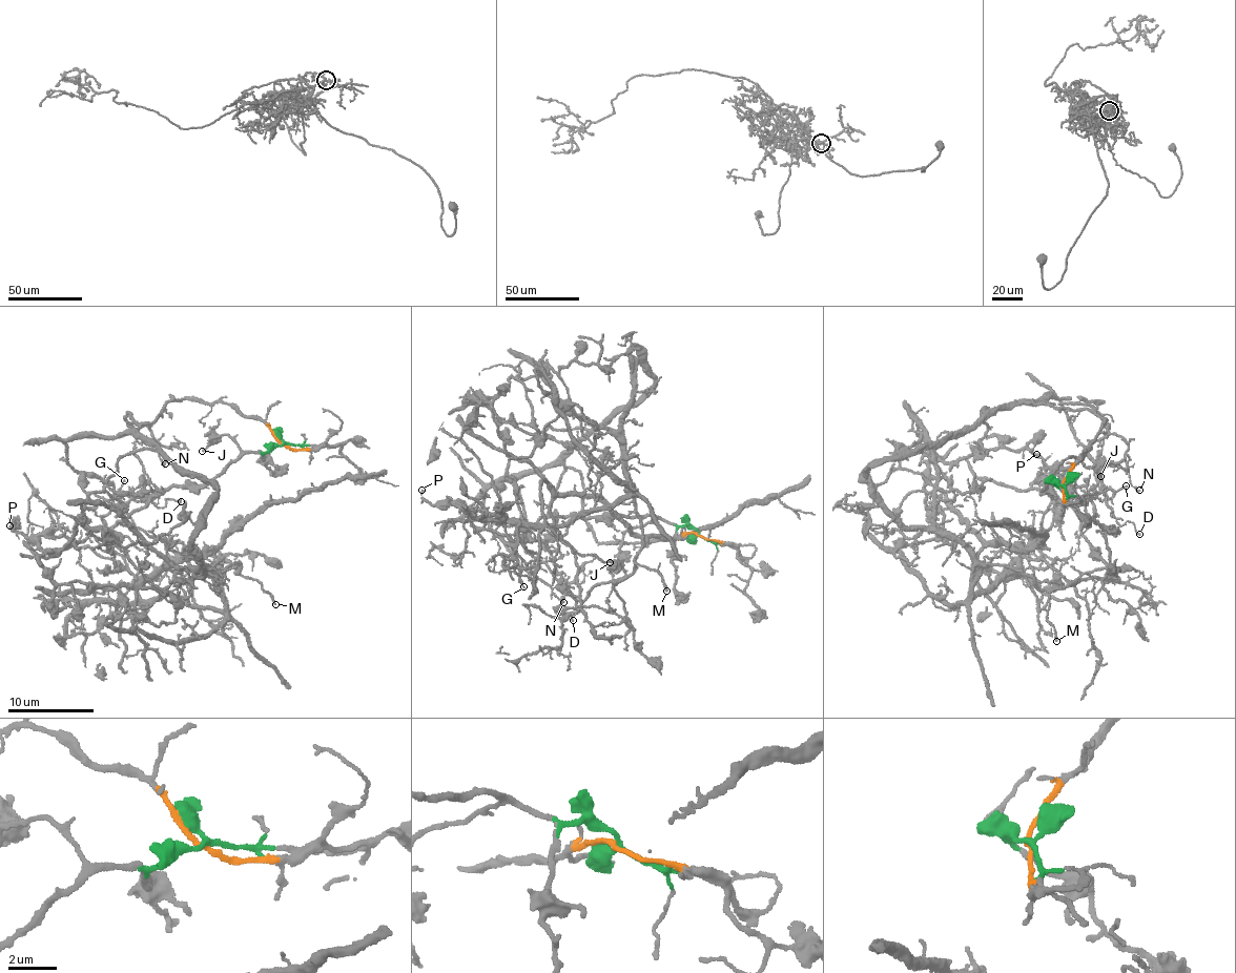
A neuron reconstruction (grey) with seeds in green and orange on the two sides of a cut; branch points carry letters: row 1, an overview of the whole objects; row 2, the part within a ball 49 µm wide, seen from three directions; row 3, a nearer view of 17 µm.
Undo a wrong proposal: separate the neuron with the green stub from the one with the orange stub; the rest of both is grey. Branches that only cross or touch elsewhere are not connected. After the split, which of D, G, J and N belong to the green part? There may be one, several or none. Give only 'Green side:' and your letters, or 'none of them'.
Green side: J

